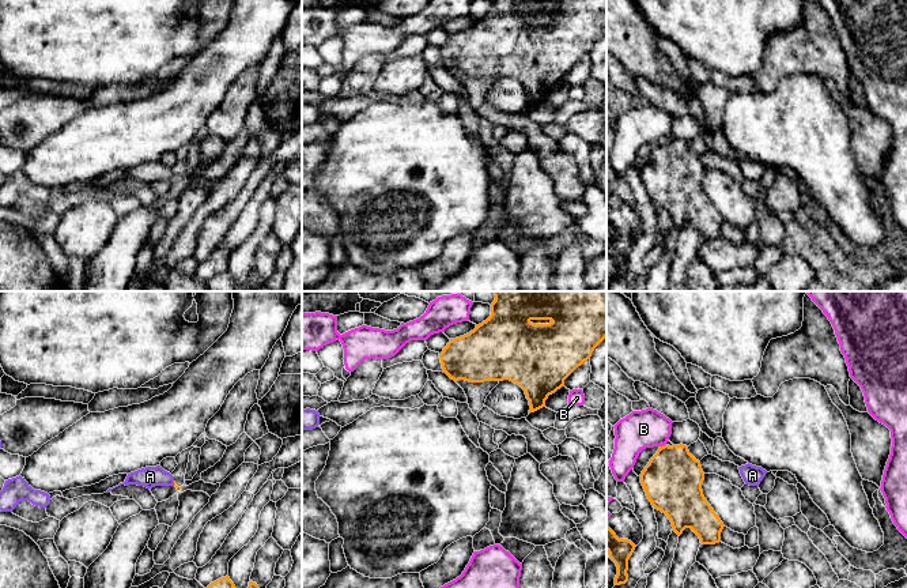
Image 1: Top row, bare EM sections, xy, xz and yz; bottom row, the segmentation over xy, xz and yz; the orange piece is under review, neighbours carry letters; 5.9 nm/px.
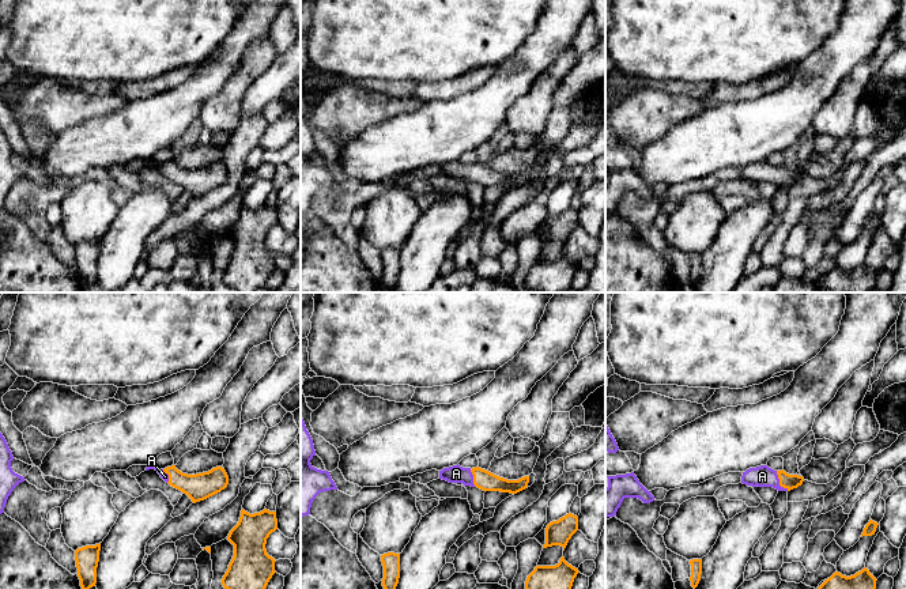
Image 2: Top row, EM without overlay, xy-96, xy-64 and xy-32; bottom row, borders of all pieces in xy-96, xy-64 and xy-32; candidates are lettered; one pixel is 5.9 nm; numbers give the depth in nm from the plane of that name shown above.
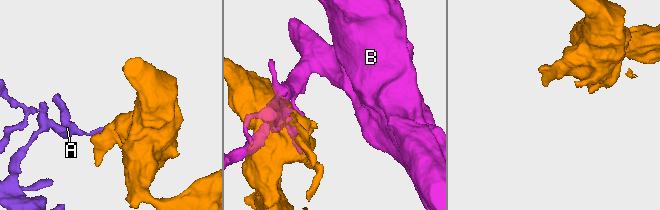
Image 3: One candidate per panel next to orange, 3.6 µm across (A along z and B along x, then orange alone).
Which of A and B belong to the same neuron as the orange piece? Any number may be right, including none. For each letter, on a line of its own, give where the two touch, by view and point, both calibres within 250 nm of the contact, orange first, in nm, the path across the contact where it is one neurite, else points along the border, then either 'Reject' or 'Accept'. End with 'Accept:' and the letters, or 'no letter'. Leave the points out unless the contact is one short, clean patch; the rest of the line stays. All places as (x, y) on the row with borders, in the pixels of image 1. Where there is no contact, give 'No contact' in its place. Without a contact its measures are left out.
A: Touches orange at xy (174, 483). Thickness 20 nm (orange) against 130 nm. Boundary: xy (173, 482), (174, 485). Reject
B: Touches orange at yz (664, 445). Thickness 340 nm (orange) against 220 nm. Reject
Accept: no letter

